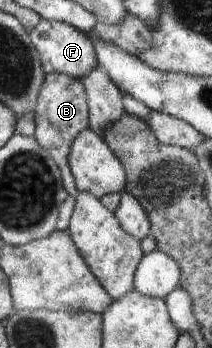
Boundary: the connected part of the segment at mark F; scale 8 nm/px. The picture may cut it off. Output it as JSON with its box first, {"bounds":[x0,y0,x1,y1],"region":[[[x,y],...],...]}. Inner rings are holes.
{"bounds":[30,19,100,79],"region":[[[41,19],[30,35],[34,46],[38,49],[46,75],[64,73],[75,79],[85,79],[100,66],[100,61],[90,36],[85,32],[80,32],[72,25],[60,21]]]}

